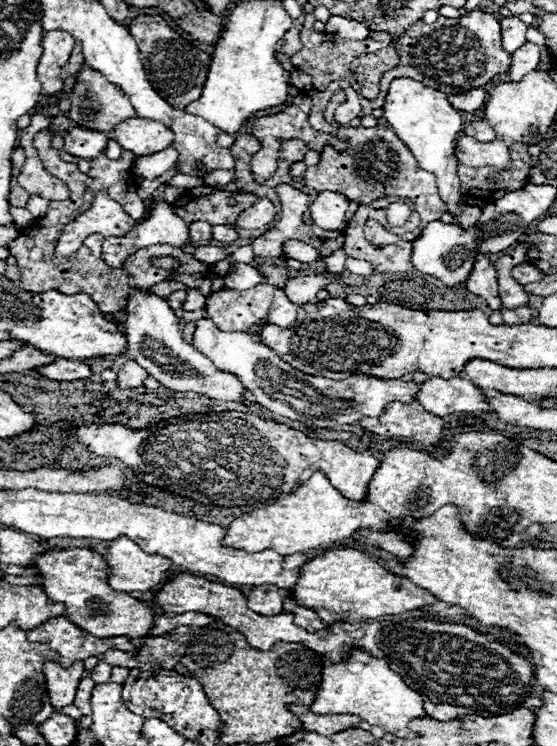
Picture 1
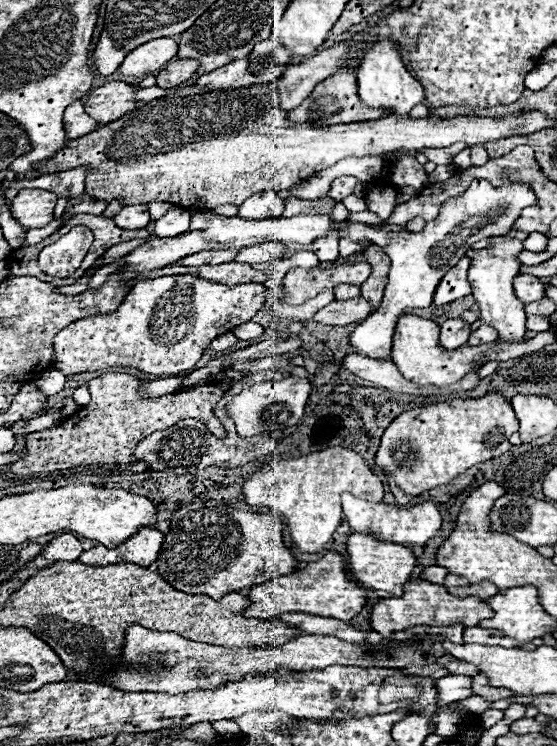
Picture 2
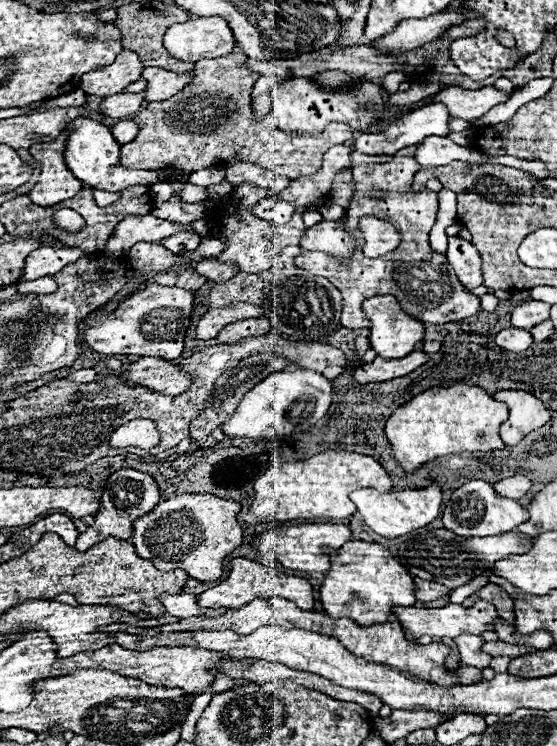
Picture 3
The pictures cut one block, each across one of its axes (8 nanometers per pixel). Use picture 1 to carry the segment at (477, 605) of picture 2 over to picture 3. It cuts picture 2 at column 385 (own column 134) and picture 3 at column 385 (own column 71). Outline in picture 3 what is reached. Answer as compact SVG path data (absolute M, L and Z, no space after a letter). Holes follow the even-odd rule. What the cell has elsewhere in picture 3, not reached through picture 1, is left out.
M352 540L334 552L324 548L324 554L330 558L330 570L324 574L320 586L320 602L328 616L348 616L358 624L366 626L392 620L392 606L416 604L416 598L412 594L412 576L408 574L408 570L404 570L404 566L400 566L400 562L396 562L396 558L384 546Z

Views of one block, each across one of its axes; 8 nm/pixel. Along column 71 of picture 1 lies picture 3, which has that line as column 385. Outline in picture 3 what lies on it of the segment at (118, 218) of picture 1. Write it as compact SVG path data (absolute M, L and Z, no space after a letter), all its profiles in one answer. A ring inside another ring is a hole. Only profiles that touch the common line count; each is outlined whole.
M360 218L360 230L364 234L366 244L362 246L362 252L368 258L378 258L388 252L392 252L400 244L400 234L396 228L384 220L378 218Z

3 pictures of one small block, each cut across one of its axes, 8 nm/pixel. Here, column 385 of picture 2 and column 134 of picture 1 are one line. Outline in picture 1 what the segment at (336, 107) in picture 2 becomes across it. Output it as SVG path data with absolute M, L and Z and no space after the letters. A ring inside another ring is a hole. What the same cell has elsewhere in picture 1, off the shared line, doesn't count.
M84 64L84 68L80 70L78 78L76 78L76 84L72 88L72 92L68 94L70 98L70 110L68 110L68 118L80 126L80 128L86 128L86 130L96 130L96 132L112 132L116 124L124 122L126 118L134 118L136 116L136 110L132 108L128 96L118 88L114 86L112 82L106 80L104 74L92 70L90 66Z

